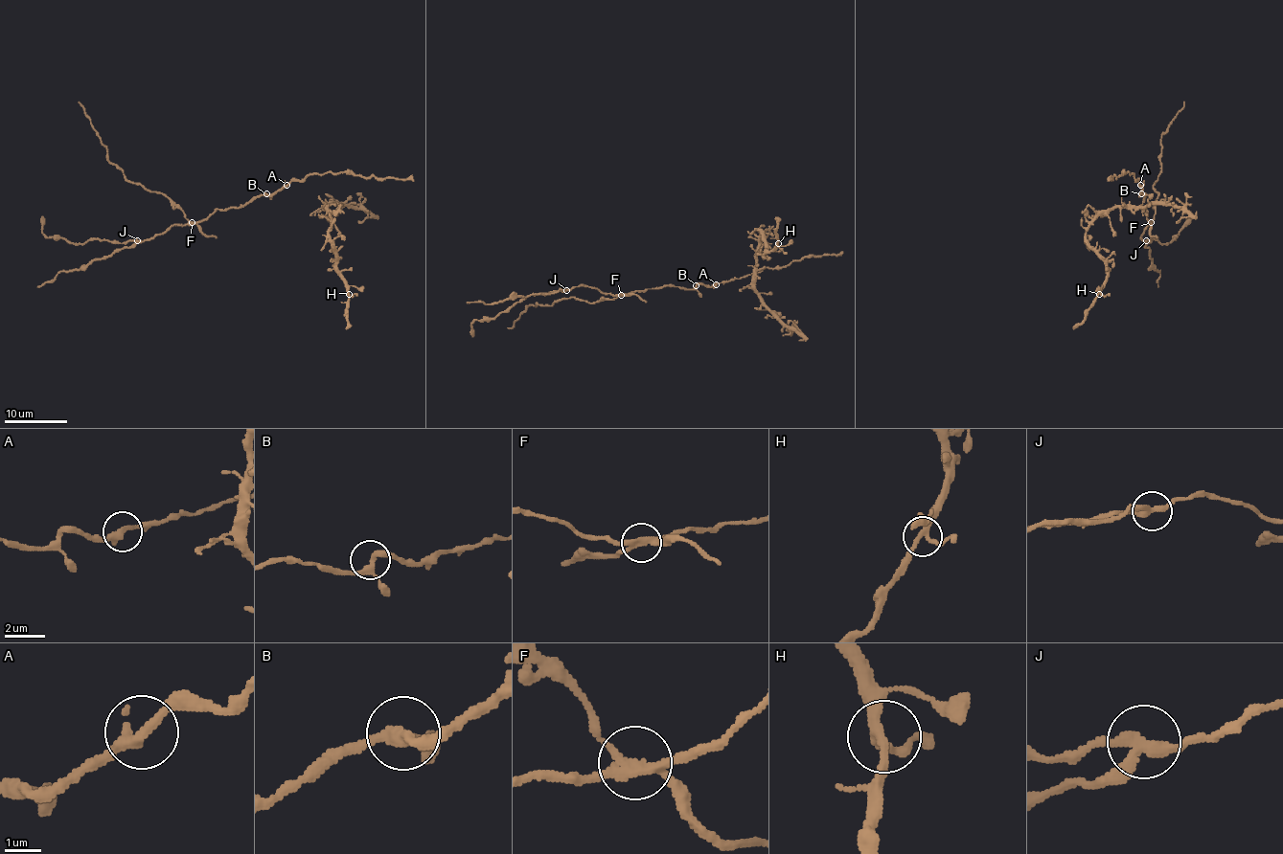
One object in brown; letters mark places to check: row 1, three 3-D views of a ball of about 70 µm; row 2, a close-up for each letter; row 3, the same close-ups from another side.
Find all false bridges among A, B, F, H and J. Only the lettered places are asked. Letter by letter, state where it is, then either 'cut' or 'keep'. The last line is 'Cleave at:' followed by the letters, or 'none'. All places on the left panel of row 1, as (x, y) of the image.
A: at (286, 185); keep
B: at (266, 193); keep
F: at (192, 222); cut
H: at (349, 294); keep
J: at (137, 240); cut
Cleave at: F, J

